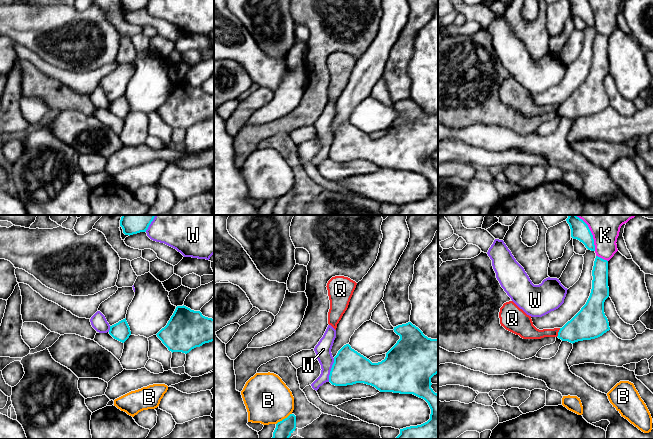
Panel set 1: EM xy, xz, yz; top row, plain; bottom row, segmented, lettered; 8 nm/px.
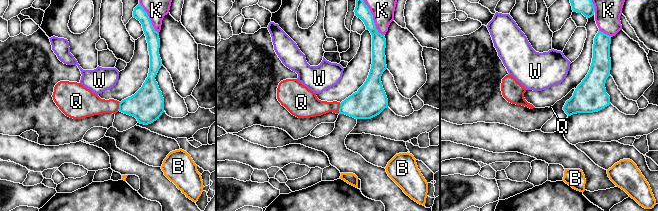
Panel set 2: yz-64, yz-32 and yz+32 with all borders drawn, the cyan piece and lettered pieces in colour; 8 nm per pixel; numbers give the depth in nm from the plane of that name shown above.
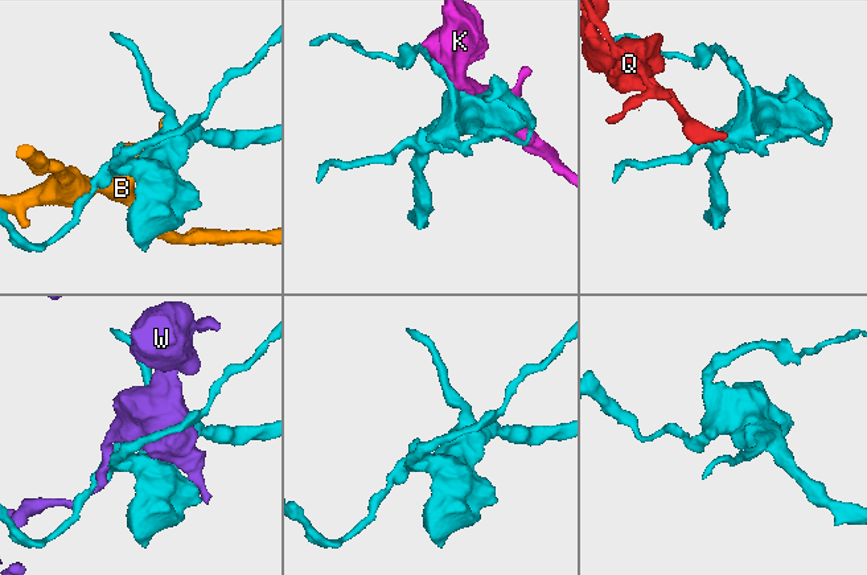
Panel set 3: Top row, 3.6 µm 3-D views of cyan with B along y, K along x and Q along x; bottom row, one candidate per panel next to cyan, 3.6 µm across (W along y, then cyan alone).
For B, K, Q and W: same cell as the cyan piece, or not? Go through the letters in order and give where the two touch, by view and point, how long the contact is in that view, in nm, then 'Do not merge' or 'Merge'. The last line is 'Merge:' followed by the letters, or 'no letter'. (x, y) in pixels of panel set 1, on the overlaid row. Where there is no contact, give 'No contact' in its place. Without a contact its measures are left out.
B: Touches cyan at xz (283, 419). Shared border 160 nm. Do not merge
K: Touches cyan at yz (590, 232). Shared border 340 nm. Do not merge
Q: Touches cyan at yz (558, 332). Shared border 80 nm. Do not merge
W: Touches cyan at xz (331, 370). Shared border 200 nm. Do not merge
Merge: no letter

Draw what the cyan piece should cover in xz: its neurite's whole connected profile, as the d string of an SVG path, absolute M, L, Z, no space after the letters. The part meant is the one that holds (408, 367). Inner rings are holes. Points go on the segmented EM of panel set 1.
M411 322L398 325L393 330L400 339L378 363L372 363L349 344L344 345L334 357L329 382L335 386L364 383L380 392L413 394L424 399L431 409L430 419L421 425L400 429L395 439L438 439L438 394L431 388L431 378L438 373L438 339L428 338Z

